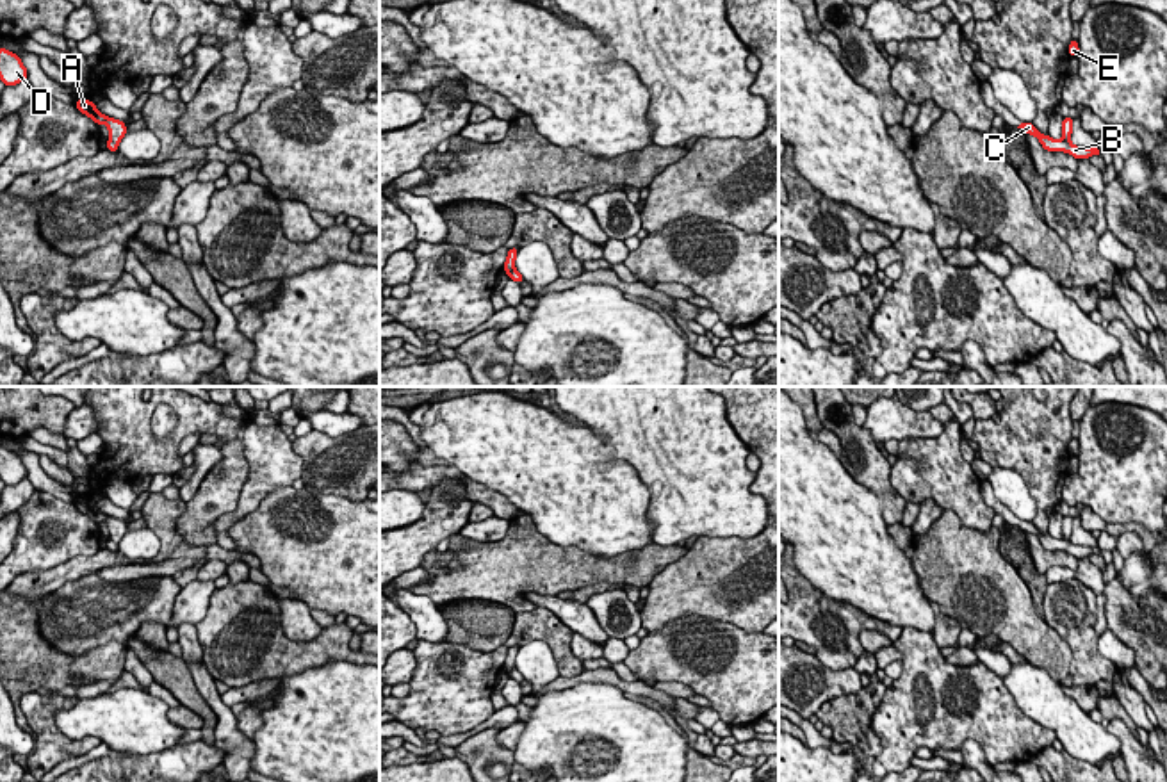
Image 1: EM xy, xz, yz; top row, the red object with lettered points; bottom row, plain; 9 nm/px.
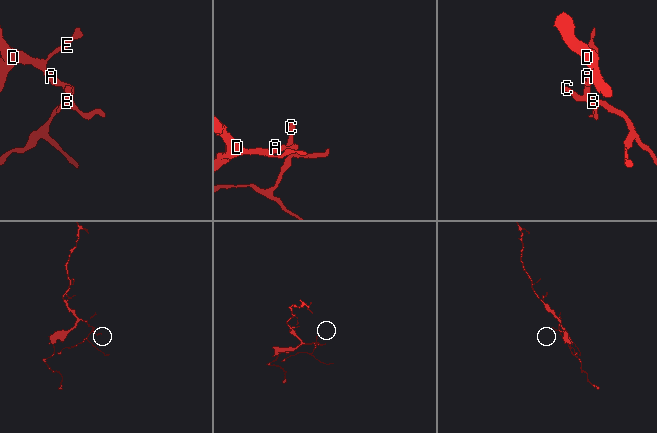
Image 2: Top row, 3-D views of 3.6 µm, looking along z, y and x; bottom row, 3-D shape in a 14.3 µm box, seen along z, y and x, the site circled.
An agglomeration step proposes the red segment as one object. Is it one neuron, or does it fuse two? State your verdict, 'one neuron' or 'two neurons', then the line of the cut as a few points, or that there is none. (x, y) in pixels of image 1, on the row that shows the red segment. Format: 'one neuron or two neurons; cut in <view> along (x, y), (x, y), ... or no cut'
two neurons; cut in yz along (1062, 139), (1069, 143)

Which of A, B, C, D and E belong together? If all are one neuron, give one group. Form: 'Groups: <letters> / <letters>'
Groups: A D E / B C

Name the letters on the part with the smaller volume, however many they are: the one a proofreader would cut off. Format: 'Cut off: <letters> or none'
Cut off: B, C

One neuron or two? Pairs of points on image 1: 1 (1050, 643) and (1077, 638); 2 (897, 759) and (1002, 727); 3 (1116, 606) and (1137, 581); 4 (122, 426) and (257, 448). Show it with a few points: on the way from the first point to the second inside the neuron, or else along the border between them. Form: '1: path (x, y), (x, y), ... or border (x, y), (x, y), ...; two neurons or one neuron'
1: border (1044, 619), (1069, 647), (1069, 674); two neurons
2: path (923, 738), (938, 725), (975, 725); one neuron
3: border (1116, 578), (1134, 595), (1141, 597); two neurons
4: path (155, 446), (166, 446), (187, 424), (223, 428); one neuron

